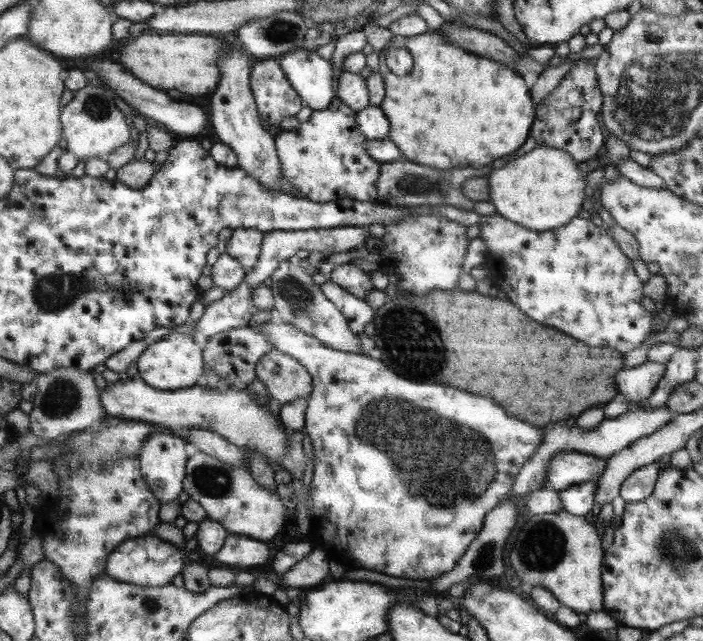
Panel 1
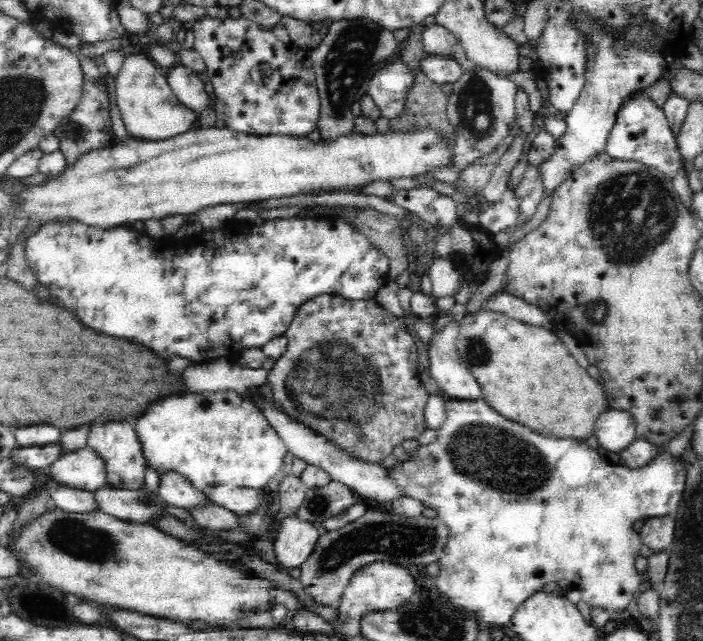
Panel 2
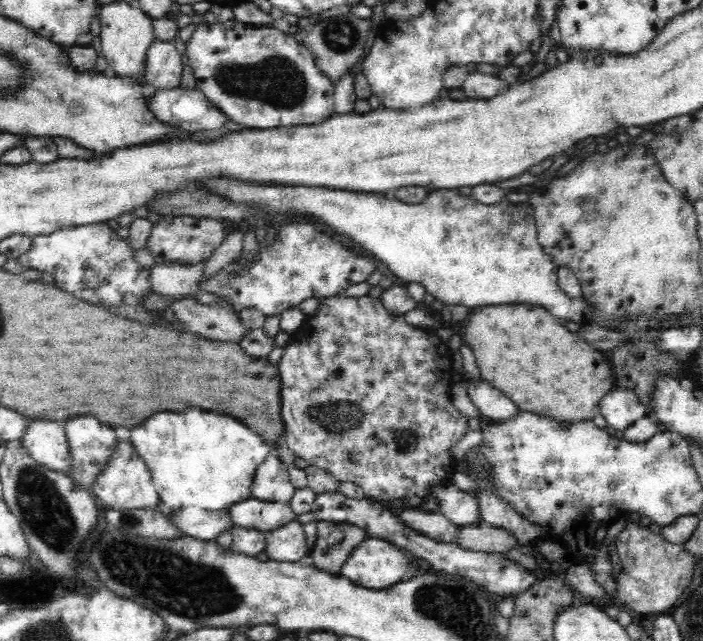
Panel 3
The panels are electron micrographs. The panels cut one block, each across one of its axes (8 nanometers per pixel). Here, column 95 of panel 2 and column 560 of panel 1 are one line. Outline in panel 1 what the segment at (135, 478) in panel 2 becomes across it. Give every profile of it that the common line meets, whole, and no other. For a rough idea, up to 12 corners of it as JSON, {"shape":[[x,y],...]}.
{"shape":[[665,406],[629,408],[591,430],[543,428],[508,495],[545,487],[549,458],[579,451],[607,459],[671,421]]}

